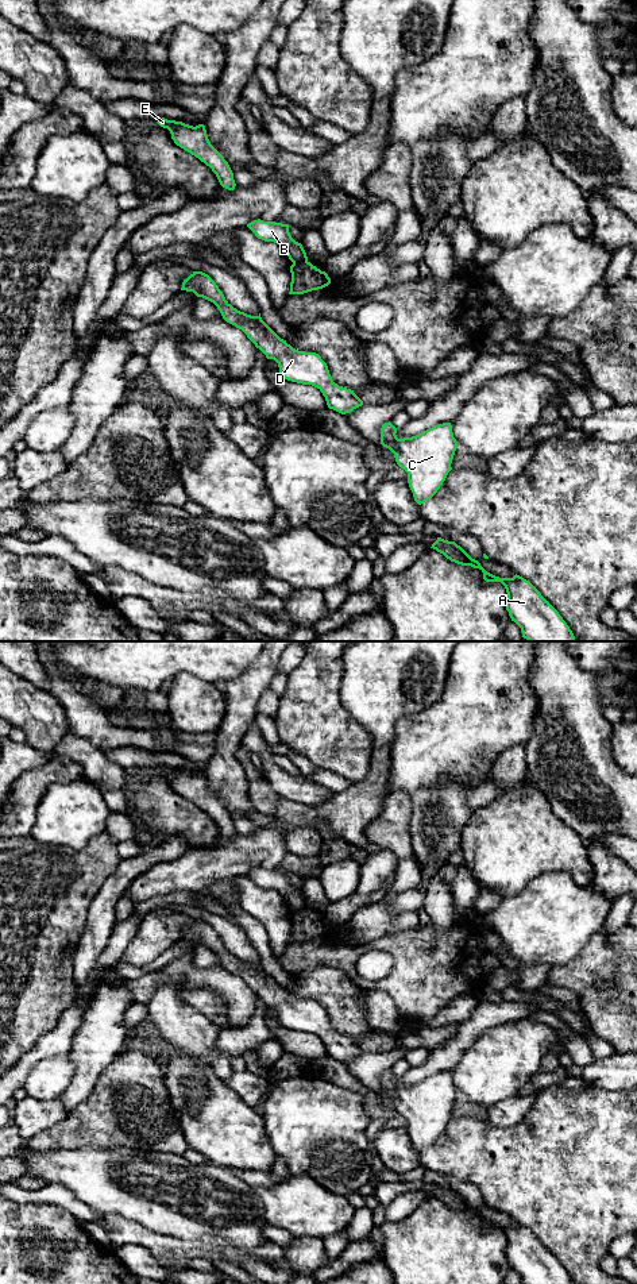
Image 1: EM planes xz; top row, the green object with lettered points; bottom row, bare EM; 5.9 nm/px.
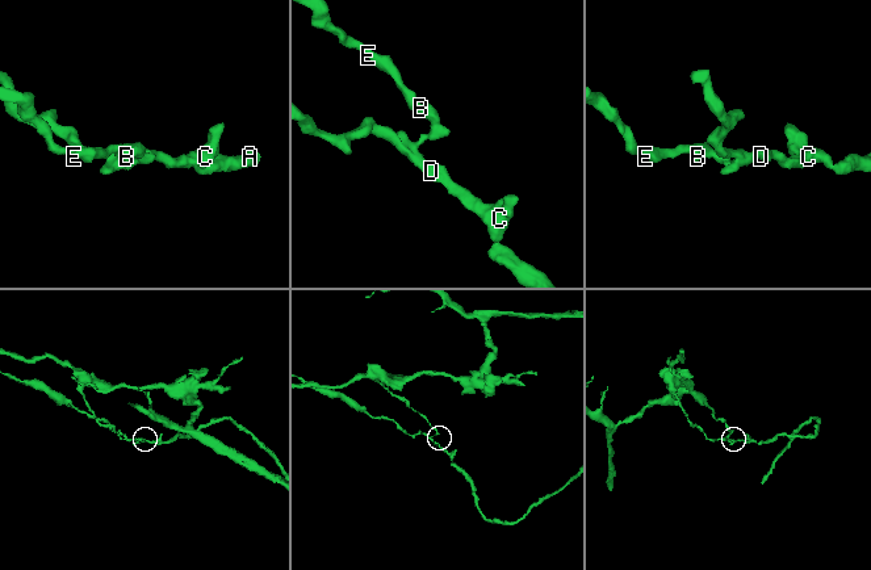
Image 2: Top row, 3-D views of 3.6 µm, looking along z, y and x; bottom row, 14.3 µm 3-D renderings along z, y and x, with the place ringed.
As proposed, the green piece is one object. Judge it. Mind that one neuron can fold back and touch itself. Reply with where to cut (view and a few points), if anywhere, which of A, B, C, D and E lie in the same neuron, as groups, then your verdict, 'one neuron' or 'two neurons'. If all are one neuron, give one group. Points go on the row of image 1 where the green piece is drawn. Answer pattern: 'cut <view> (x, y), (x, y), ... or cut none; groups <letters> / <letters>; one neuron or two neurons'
cut xz (307, 259), (293, 263); groups A C D / B E; two neurons

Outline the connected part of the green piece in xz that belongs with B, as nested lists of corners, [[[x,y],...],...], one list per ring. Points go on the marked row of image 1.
[[[260,219],[247,224],[258,239],[279,244],[293,263],[306,262],[308,257],[301,243],[296,242],[290,232],[289,224],[263,221]]]

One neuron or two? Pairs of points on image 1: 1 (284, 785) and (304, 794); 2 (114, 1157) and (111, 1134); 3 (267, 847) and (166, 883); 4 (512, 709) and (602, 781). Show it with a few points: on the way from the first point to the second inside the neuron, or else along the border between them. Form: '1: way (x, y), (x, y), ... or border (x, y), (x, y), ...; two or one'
1: way (289, 787), (298, 789); one
2: border (81, 1146), (131, 1146), (143, 1151); two
3: way (242, 853), (192, 872); one
4: border (537, 694), (533, 731), (525, 744); two

